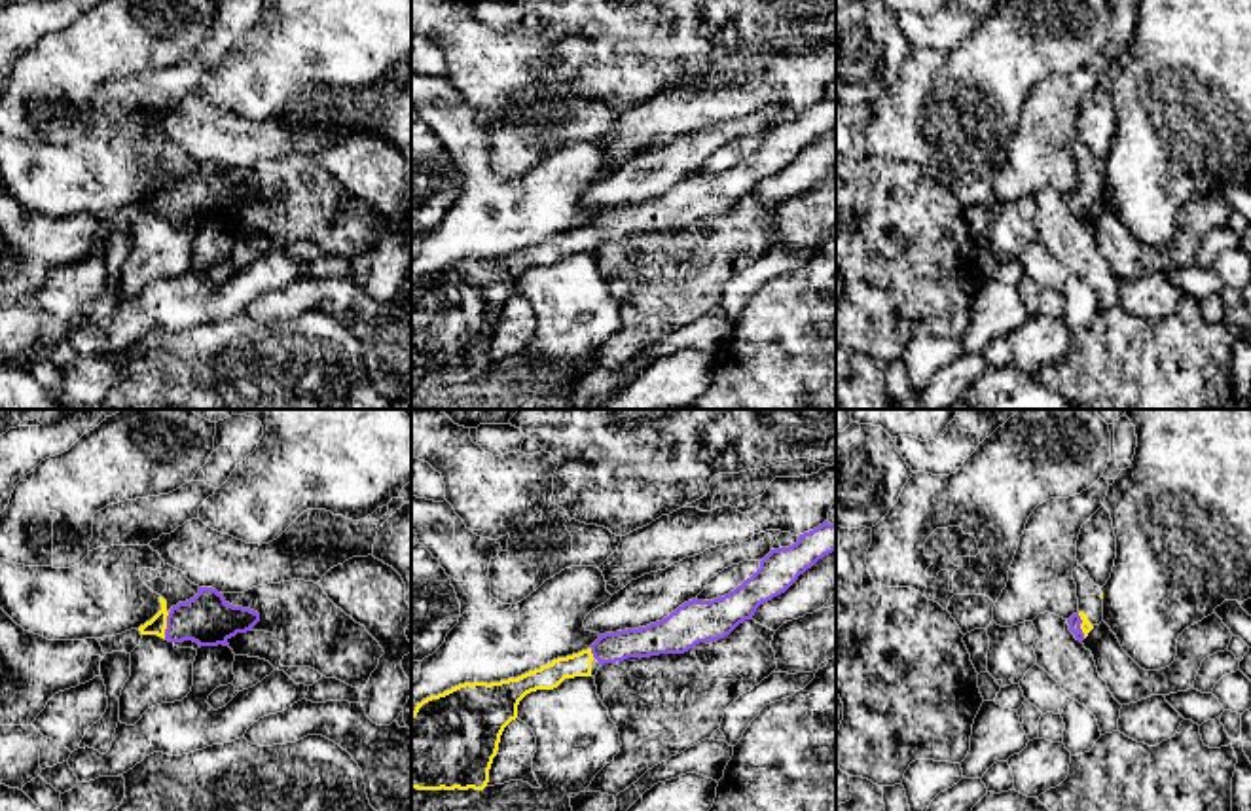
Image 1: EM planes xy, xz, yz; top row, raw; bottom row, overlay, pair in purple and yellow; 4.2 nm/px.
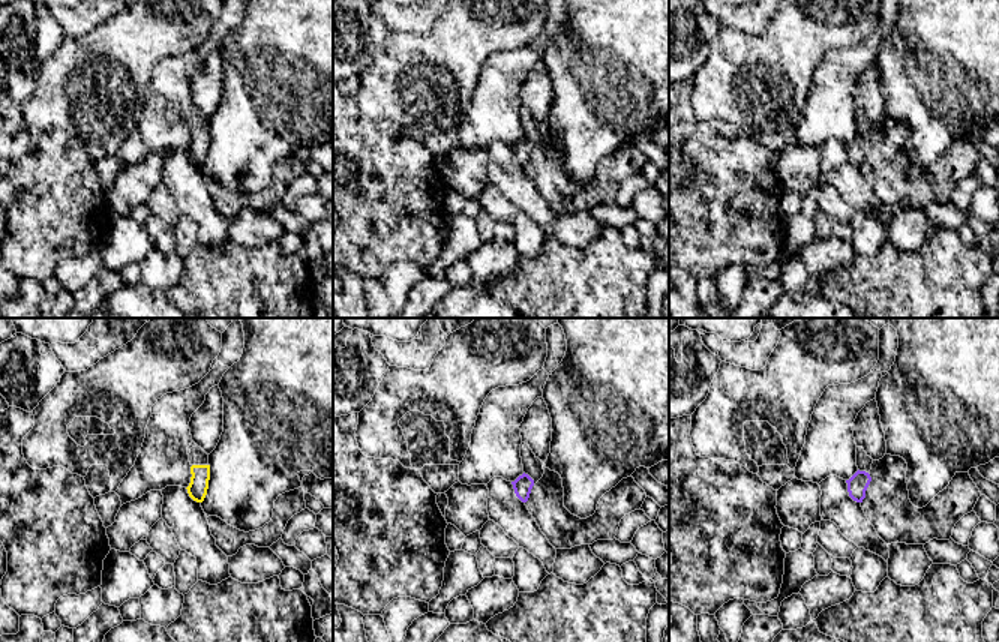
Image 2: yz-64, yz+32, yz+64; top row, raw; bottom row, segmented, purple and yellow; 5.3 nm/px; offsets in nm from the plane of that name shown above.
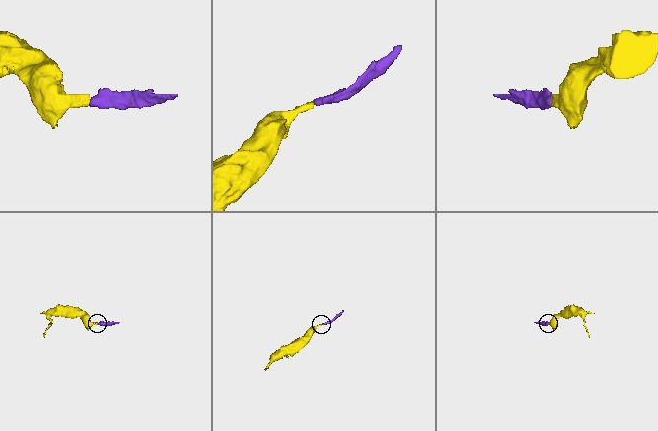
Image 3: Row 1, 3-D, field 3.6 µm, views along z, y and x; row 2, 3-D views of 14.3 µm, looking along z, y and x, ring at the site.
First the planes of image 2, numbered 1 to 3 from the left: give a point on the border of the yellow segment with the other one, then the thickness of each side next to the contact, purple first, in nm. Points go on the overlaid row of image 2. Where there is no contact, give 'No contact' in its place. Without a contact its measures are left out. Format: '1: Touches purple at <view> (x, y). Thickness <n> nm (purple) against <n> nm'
1: No contact
2: No contact
3: No contact

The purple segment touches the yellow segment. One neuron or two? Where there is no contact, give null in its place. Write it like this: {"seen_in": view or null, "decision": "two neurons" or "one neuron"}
{"seen_in": "xy", "decision": "one neuron"}

